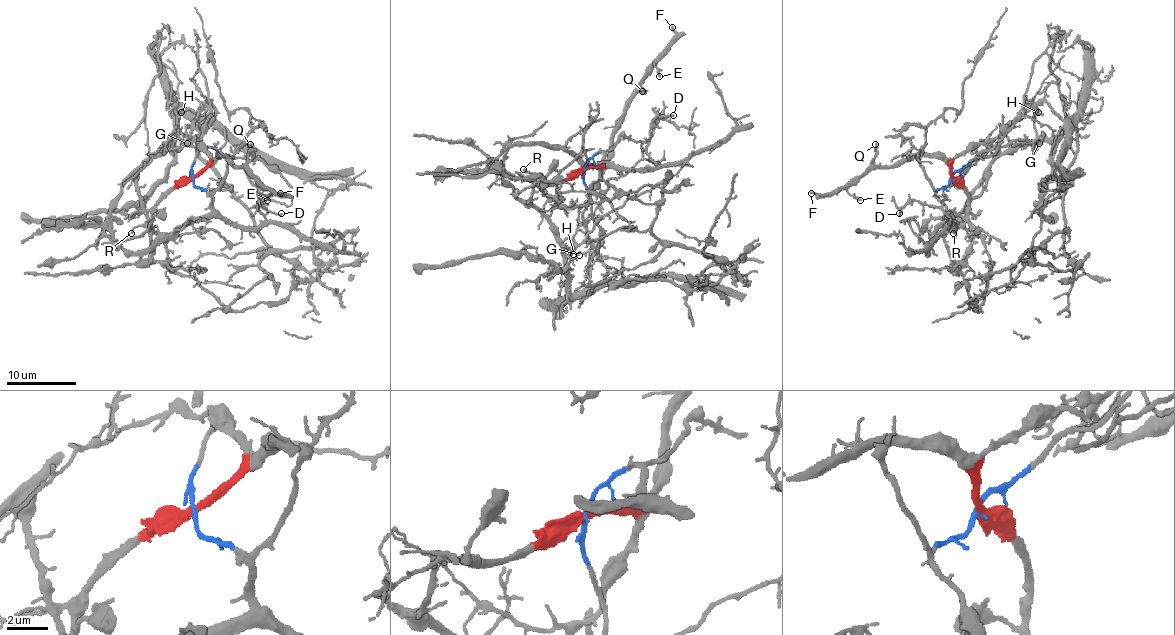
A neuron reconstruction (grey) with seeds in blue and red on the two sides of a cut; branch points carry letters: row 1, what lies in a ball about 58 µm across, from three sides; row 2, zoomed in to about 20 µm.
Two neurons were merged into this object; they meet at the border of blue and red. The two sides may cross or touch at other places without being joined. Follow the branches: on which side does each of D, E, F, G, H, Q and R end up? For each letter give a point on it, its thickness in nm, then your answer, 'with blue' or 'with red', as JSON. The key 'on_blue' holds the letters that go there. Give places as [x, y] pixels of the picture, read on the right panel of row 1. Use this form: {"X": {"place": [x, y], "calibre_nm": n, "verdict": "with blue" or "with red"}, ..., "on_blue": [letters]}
{"D": {"place": [899, 213], "calibre_nm": 150, "verdict": "with blue"}, "E": {"place": [860, 200], "calibre_nm": 140, "verdict": "with red"}, "F": {"place": [811, 193], "calibre_nm": 170, "verdict": "with red"}, "G": {"place": [1039, 143], "calibre_nm": 130, "verdict": "with blue"}, "H": {"place": [1038, 112], "calibre_nm": 100, "verdict": "with blue"}, "Q": {"place": [875, 144], "calibre_nm": 130, "verdict": "with red"}, "R": {"place": [953, 233], "calibre_nm": 140, "verdict": "with red"}, "on_blue": ["D", "G", "H"]}

